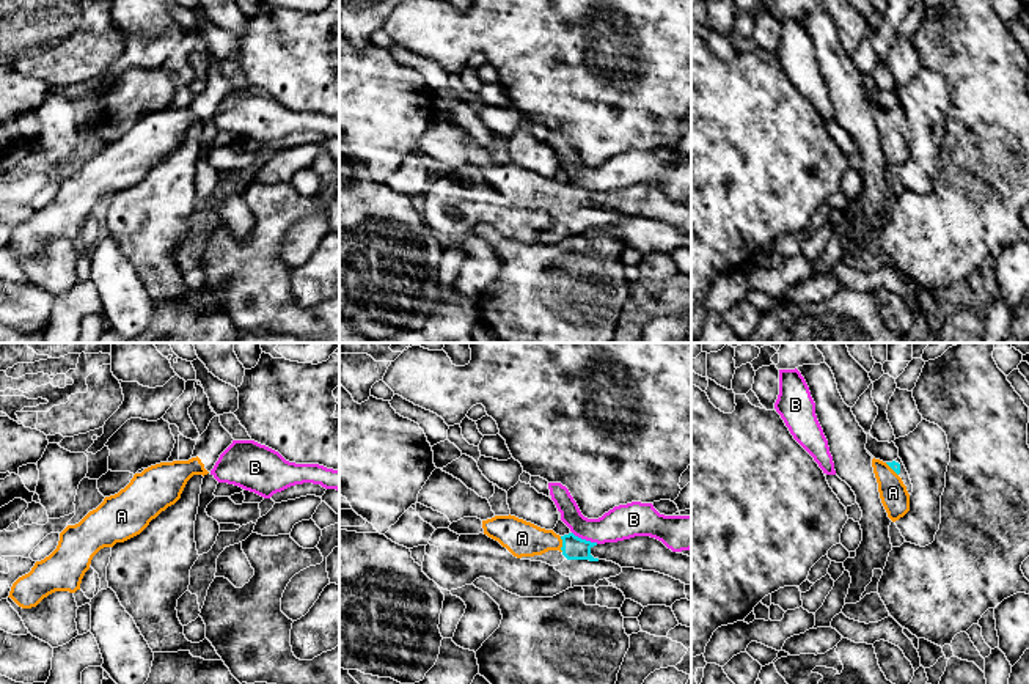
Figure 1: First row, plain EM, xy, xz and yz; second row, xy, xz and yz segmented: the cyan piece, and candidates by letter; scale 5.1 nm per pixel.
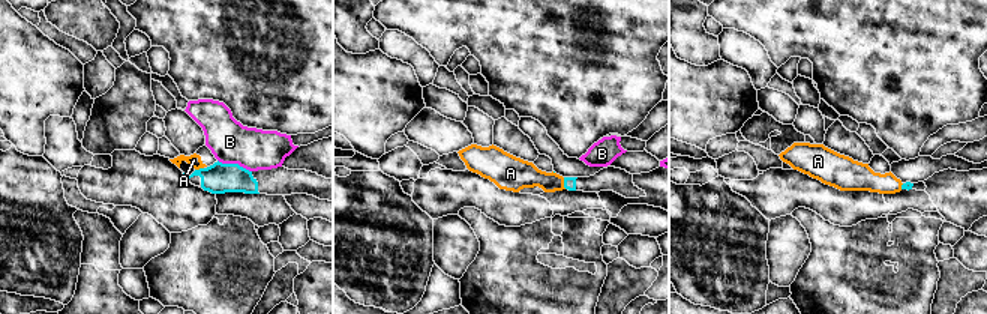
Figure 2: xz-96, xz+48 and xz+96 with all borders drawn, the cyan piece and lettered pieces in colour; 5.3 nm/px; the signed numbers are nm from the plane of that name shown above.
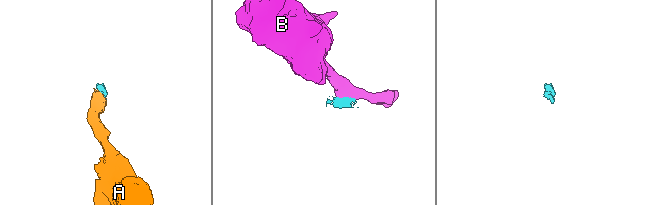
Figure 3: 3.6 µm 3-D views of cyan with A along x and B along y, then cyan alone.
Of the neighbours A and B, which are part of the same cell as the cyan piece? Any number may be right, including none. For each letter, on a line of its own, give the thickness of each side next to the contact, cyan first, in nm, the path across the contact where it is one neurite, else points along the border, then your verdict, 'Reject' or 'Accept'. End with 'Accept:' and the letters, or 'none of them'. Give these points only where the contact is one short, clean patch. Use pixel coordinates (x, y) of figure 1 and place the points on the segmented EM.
A: Thickness 120 nm (cyan) against 180 nm. Path across: xz (574, 547), (563, 544), (549, 540), (522, 538). Accept
B: Thickness 120 nm (cyan) against 180 nm. Boundary: xz (572, 532), (597, 543). Reject
Accept: A

